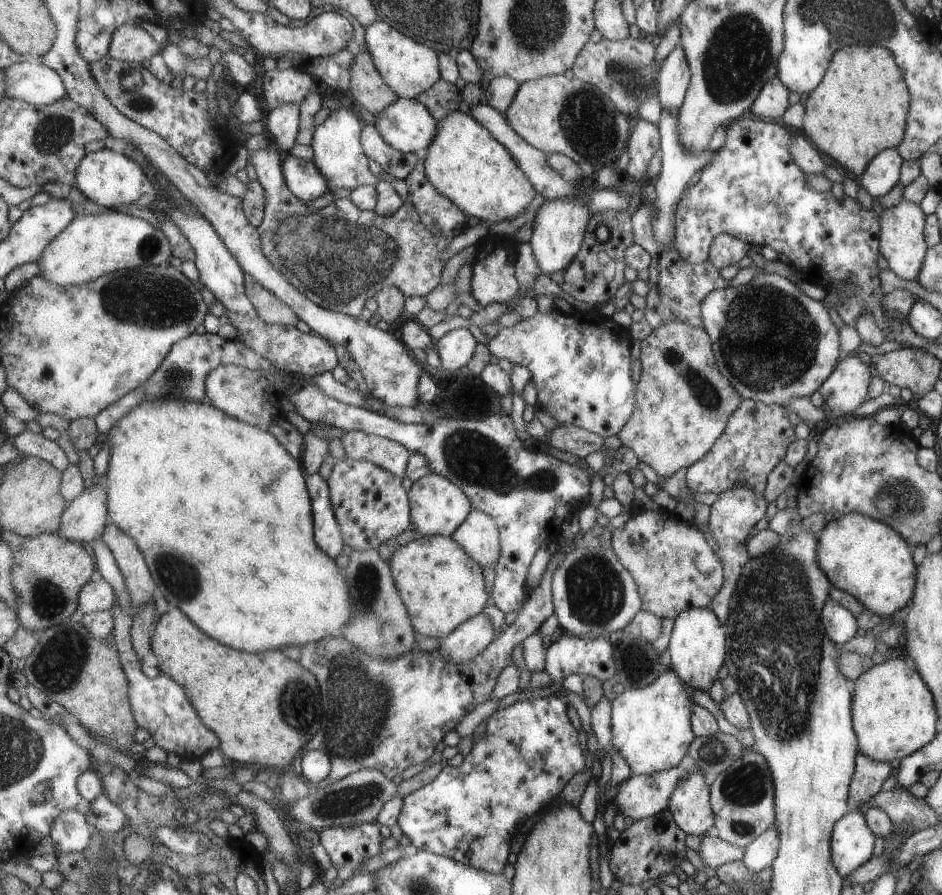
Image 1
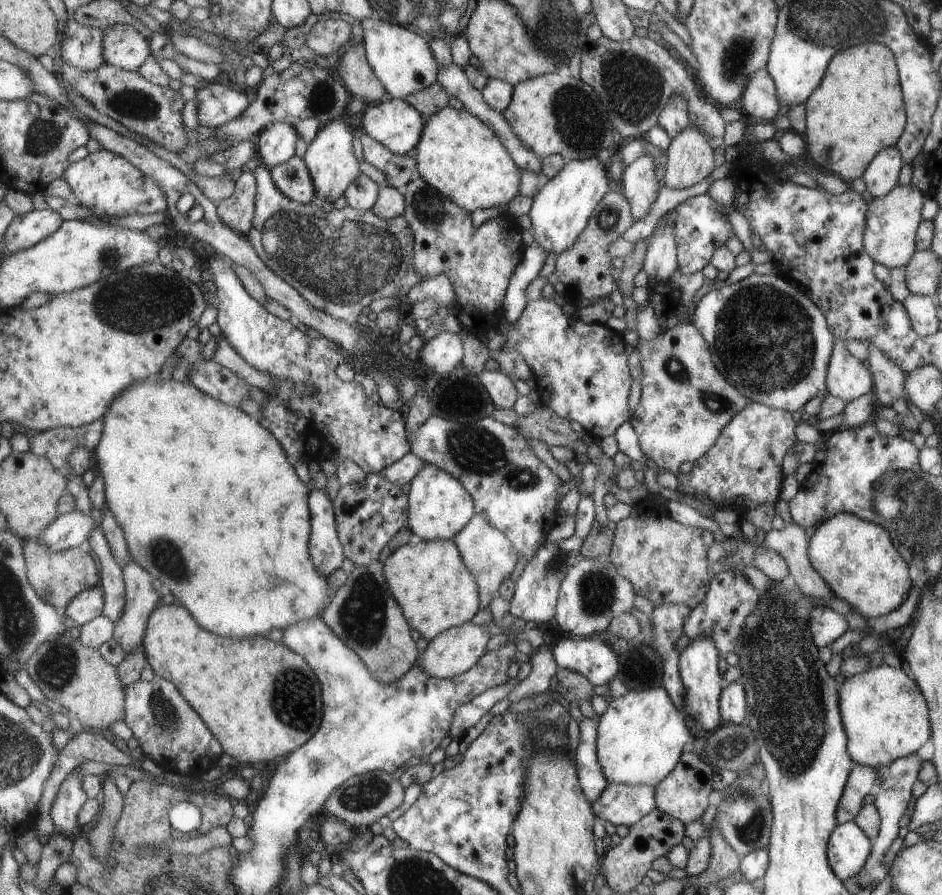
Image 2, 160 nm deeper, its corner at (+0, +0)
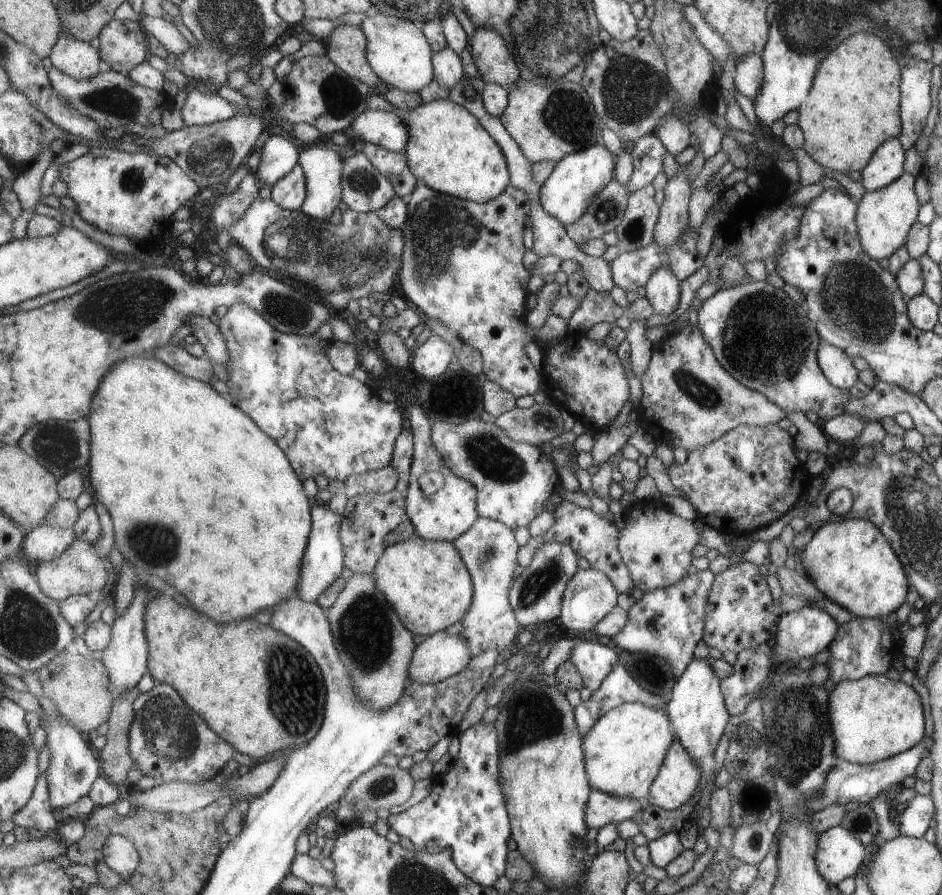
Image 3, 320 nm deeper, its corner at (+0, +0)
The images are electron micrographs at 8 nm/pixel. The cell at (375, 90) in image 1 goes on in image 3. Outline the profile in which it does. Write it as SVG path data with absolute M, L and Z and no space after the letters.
M337 25L331 35L326 40L329 58L339 67L342 68L349 76L361 80L368 87L381 88L383 85L382 78L373 70L372 64L368 59L368 36L365 34L361 25Z

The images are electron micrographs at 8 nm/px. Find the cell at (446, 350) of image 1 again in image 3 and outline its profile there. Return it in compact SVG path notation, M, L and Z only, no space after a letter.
M431 336L413 353L411 370L427 378L437 378L448 369L453 356L458 352L453 349L450 342L445 342L441 336Z

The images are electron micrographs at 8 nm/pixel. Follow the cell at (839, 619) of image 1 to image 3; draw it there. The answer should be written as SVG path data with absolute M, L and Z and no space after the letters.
M805 605L795 611L780 614L776 622L774 636L774 652L776 653L777 662L795 661L800 658L814 656L817 652L825 650L829 643L836 636L838 625L829 613L823 609Z

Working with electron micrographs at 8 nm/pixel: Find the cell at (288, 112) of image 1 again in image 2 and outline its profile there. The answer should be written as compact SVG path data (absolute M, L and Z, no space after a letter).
M277 120L257 136L256 156L271 169L285 164L295 157L299 138L295 125L285 120Z

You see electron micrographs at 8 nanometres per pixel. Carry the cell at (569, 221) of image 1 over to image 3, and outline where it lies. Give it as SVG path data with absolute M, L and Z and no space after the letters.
M600 142L572 152L557 163L554 173L541 186L540 199L543 208L551 216L558 218L565 226L575 223L583 216L600 190L613 180L614 162L615 156L611 155L611 152Z

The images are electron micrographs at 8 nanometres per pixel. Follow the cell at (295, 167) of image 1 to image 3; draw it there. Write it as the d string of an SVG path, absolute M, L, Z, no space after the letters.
M298 164L284 179L271 188L271 198L283 208L299 211L306 199L307 181L304 168Z

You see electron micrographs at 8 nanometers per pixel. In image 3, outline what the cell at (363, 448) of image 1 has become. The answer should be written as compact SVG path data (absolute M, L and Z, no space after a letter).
M237 303L230 307L227 313L219 319L218 325L224 334L224 342L227 343L227 348L230 352L228 367L225 368L228 375L228 381L225 383L228 398L243 412L248 413L266 433L269 433L269 436L272 436L277 441L277 444L280 444L302 481L307 480L307 478L317 478L319 474L325 476L327 480L343 481L345 478L349 478L351 474L376 471L383 467L388 467L392 463L396 440L404 431L403 426L405 426L401 408L398 410L394 401L383 400L380 391L371 388L366 382L359 382L352 375L343 375L342 372L338 372L328 357L328 346L331 342L325 342L317 336L284 333L276 329L260 312L257 312L257 309L251 308L251 305L245 303Z

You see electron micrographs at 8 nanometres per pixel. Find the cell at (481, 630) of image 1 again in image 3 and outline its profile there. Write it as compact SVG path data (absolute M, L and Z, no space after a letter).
M441 631L425 638L414 652L410 682L438 683L467 669L471 660L467 641L460 635Z

